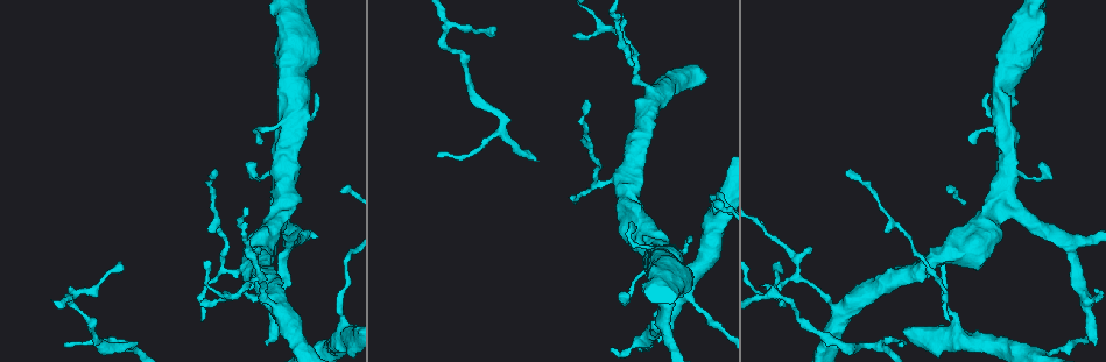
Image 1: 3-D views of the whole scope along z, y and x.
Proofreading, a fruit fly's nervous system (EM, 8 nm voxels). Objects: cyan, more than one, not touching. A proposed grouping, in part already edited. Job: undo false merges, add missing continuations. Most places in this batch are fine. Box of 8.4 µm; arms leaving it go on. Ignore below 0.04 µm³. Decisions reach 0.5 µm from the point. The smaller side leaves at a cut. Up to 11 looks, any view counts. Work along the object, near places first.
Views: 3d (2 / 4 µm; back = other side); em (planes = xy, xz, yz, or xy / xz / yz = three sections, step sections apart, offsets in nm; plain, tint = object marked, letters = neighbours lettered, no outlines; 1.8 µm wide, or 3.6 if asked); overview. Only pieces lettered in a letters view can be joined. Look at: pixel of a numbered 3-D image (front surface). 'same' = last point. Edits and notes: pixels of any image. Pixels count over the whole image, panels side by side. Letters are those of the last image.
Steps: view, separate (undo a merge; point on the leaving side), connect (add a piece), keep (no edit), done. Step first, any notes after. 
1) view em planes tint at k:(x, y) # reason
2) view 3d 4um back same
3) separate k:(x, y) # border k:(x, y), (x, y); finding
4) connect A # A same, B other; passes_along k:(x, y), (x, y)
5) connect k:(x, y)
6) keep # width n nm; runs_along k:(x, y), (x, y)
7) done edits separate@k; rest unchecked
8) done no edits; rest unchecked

view em yz step 16 plain at 1:(1039, 165) # tapers out

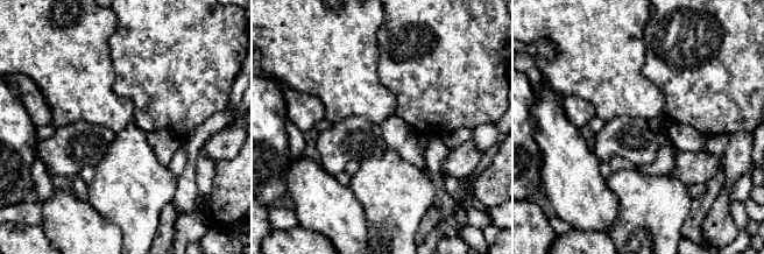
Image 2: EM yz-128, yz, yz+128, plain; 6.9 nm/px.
view em yz step 16 letters same # see the neighbours

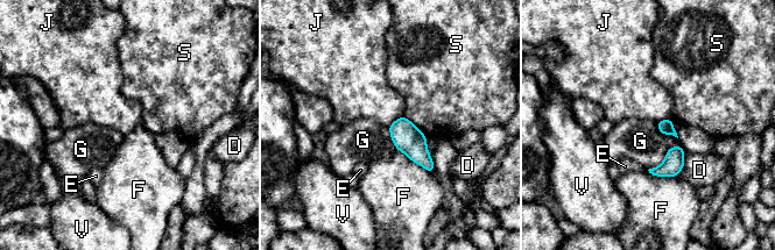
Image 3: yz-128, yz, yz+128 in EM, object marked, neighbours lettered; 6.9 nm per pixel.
keep # D other, E other, F other, G other, J other, S other, V other; border 3:(681, 145), (671, 145), (648, 170); no lettered piece goes on from it

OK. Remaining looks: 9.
view em planes letters at 1:(316, 94) # free end

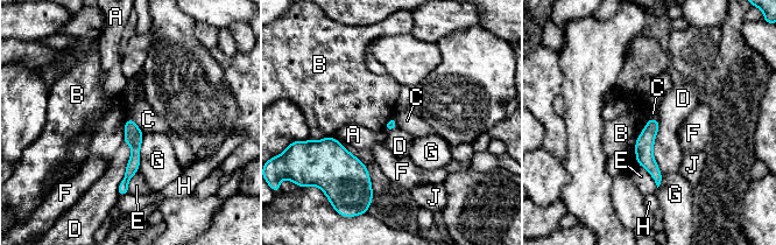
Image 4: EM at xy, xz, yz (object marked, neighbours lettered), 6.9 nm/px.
keep # A other, B other, C other, D other, E other, F other, G other, H other, J other; border 4:(129, 116), (143, 133); no lettered piece goes on from it

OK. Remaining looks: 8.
view 3d 4um back at 1:(249, 268) # three-way junction

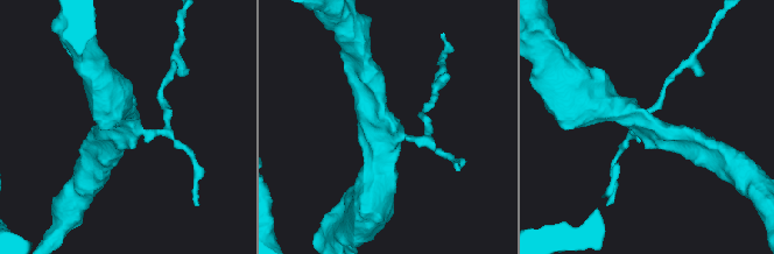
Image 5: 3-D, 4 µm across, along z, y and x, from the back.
view em yz step 4 tint at 5:(127, 122) # arms 3

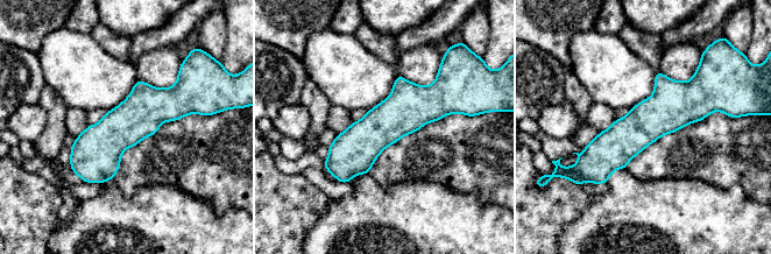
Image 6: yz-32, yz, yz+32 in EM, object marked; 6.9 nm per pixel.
view em yz step 4 letters same # what lies round it

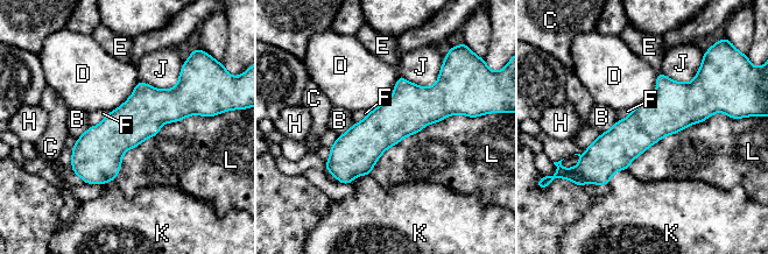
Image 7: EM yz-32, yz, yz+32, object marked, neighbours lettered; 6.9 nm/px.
keep # B other, C other, D other, E other, F other, H other, J other, K other, L other; runs_along 7:(713, 106), (584, 156); all the same neuron

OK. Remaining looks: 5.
view em yz step 4 tint at 1:(779, 263) # branch stops here

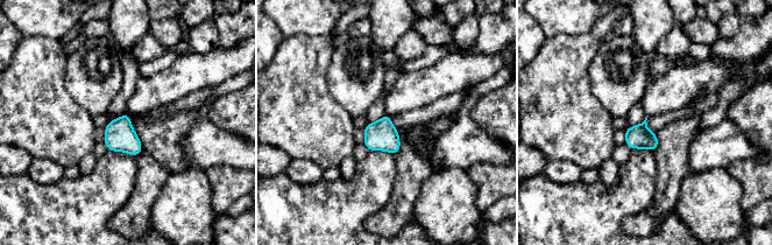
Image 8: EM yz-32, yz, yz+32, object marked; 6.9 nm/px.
view em planes letters same # another direction

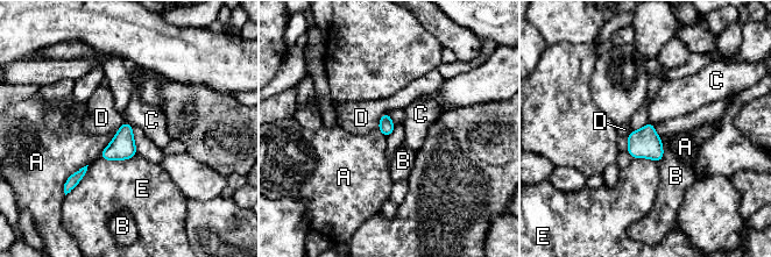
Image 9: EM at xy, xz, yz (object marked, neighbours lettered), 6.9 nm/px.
keep # longest_contact E 260 nm; A other, B other, C other, D other, E other; border 9:(118, 130), (98, 157); no lettered piece goes on from it

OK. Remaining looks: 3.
done no edits; rest unchecked

